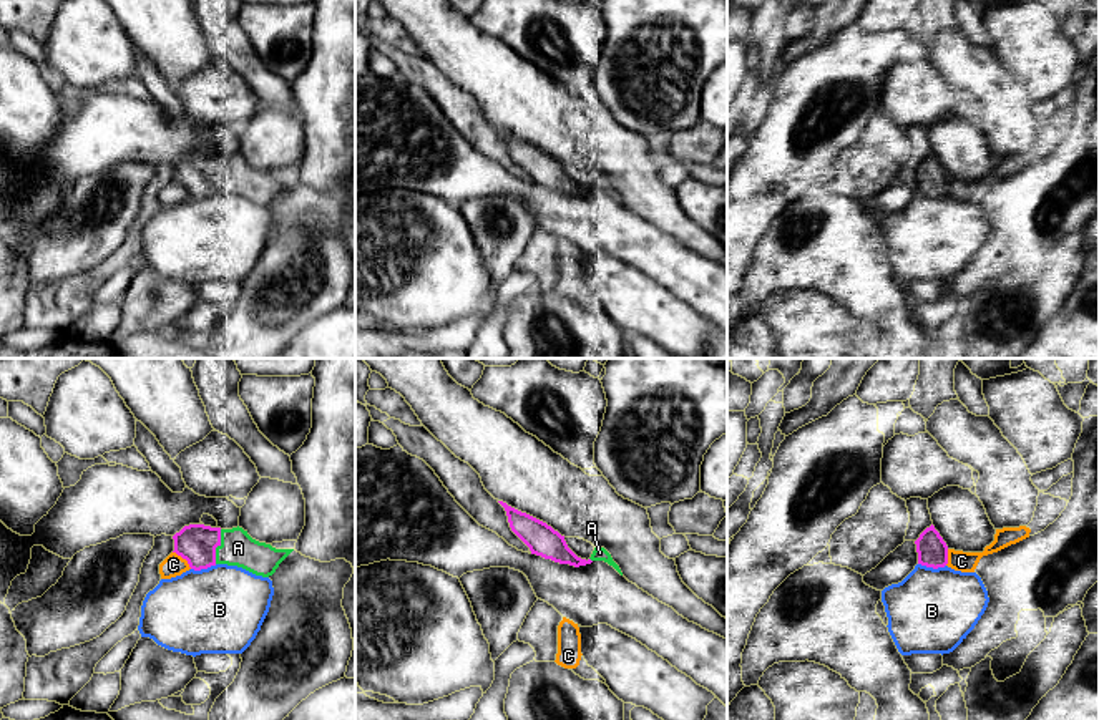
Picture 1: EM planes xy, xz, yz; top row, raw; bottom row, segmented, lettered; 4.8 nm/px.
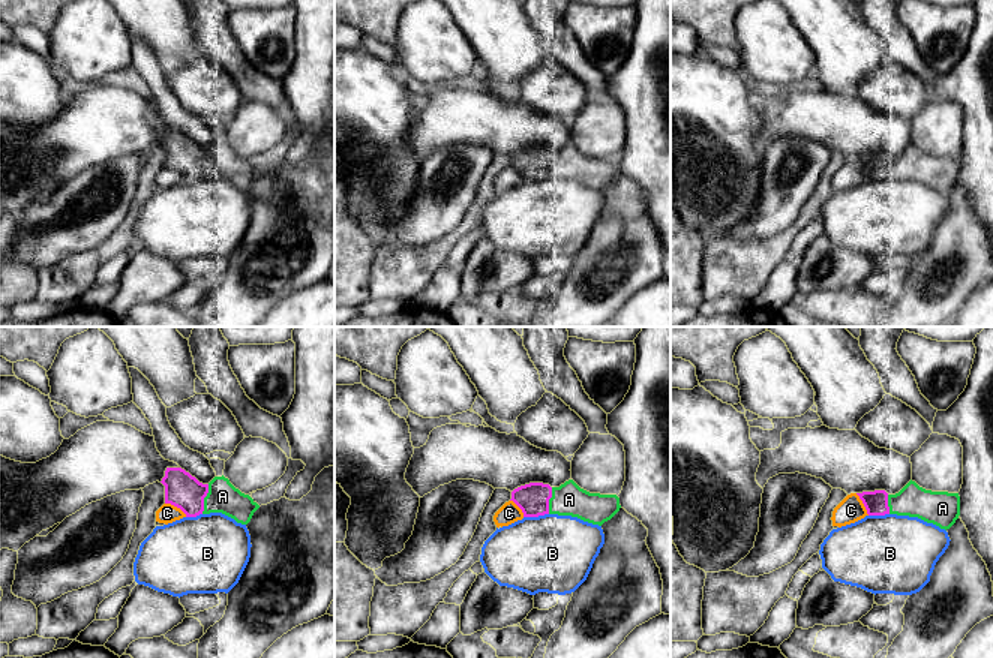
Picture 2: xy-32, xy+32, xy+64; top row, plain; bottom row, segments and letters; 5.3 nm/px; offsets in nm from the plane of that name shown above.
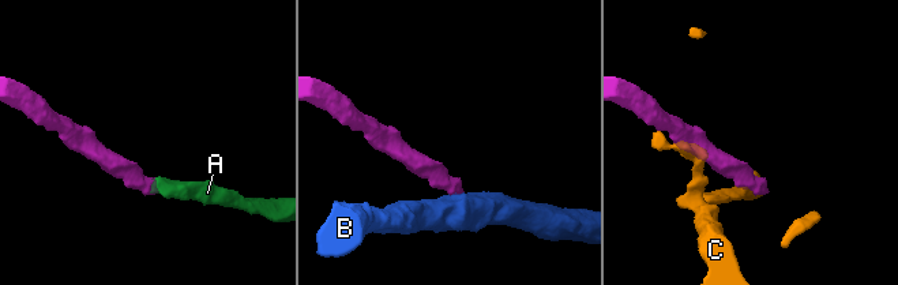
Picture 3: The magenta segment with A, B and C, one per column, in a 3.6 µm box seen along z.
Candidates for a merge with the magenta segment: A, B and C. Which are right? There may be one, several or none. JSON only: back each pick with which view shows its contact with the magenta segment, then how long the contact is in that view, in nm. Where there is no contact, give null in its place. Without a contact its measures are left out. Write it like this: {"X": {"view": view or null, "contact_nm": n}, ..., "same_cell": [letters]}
{"A": {"view": "xy", "contact_nm": 170}, "same_cell": ["A"]}

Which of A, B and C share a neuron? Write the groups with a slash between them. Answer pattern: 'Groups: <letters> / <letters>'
Groups: A / B / C

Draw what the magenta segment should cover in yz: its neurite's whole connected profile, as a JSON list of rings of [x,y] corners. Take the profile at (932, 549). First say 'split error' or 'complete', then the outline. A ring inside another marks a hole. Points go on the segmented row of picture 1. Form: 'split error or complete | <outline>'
complete | [[[933,524],[920,534],[915,544],[918,564],[933,569],[945,567],[948,564],[948,546]]]

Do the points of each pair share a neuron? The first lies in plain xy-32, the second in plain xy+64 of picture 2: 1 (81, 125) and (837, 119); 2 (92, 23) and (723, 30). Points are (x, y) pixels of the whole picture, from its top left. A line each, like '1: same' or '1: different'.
1: same
2: different

